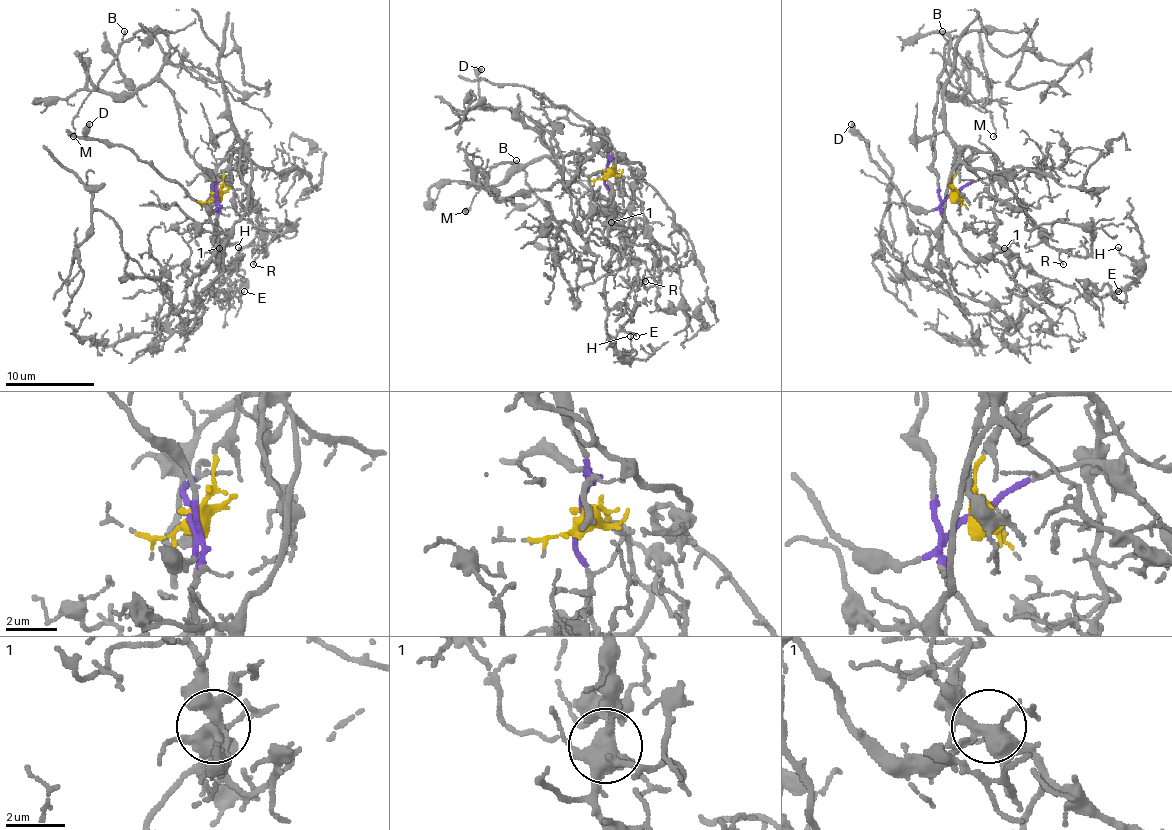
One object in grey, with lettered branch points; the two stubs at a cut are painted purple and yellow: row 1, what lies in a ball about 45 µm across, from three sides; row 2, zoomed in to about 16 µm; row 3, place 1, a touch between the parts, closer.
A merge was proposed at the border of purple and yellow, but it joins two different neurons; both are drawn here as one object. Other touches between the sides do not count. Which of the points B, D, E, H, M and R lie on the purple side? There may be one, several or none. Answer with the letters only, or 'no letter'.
B, D, M

